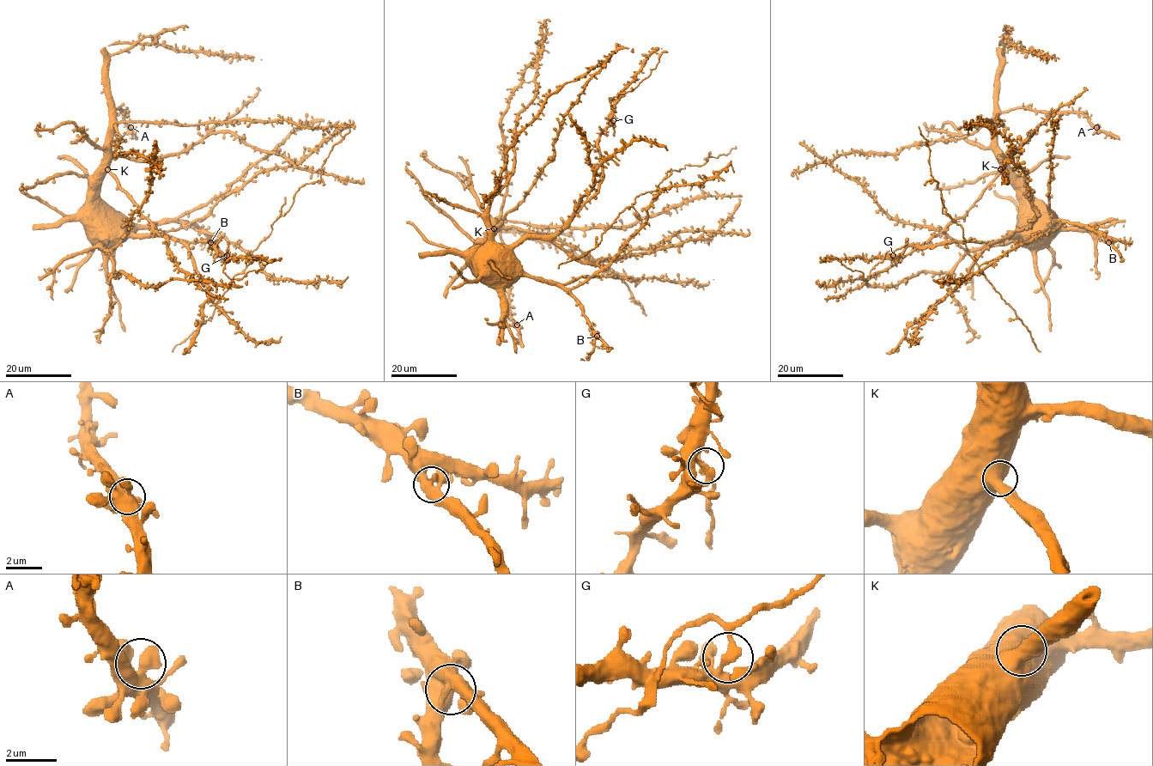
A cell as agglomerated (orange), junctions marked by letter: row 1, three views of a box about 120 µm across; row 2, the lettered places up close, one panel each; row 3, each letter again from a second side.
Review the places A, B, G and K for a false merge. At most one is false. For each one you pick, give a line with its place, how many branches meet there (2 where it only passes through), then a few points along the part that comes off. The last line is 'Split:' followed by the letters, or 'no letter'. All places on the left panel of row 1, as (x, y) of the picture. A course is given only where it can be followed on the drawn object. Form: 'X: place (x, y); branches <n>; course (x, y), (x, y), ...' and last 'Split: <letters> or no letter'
G: place (227, 255); branches 2; course (227, 255), (226, 250), (229, 258), (222, 270), (230, 279), (240, 279), (262, 269), (272, 259), (282, 258)
Split: G

